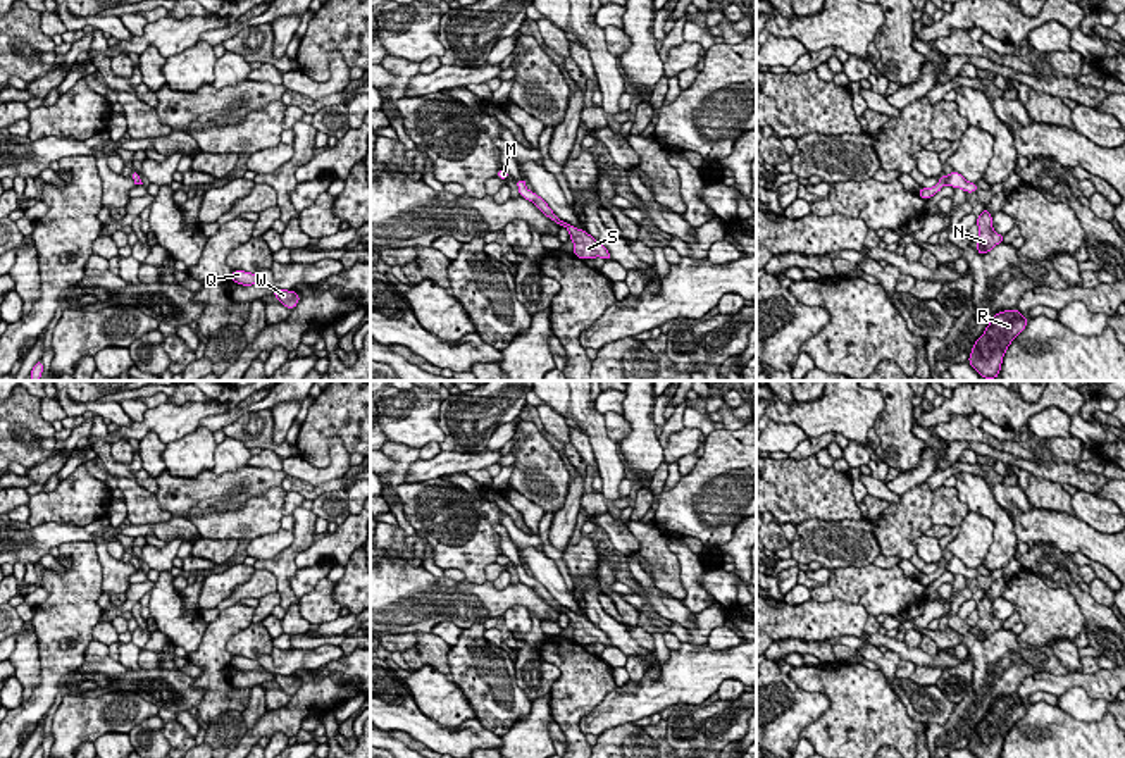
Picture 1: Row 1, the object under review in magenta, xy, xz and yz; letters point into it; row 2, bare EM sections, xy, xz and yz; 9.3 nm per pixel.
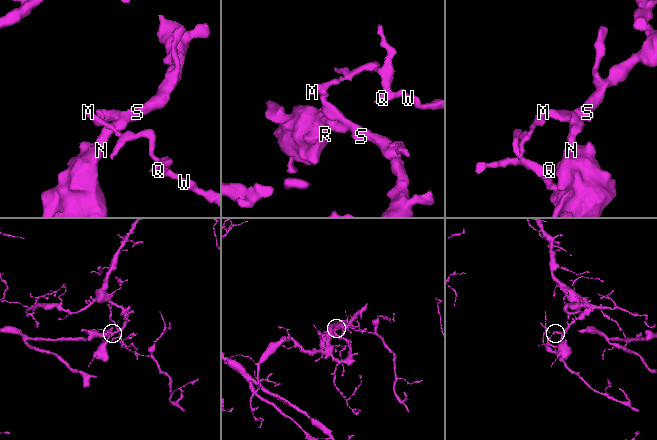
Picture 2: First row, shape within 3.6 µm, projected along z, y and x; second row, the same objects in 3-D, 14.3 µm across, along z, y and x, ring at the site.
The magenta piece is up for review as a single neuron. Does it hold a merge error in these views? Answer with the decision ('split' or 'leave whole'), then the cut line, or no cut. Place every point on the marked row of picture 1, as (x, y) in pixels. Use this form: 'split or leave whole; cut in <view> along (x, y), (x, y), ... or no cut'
split; cut in yz along (946, 178), (944, 183)

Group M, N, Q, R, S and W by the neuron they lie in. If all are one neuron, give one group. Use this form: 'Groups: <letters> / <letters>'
Groups: M Q W / N R S

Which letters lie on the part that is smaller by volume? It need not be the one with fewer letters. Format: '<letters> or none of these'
M, Q, W

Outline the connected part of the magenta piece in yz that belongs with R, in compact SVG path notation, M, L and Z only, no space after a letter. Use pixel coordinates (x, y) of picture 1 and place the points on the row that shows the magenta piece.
M1016 308L998 312L984 334L975 339L968 363L984 379L998 379L1008 346L1027 327L1029 320Z

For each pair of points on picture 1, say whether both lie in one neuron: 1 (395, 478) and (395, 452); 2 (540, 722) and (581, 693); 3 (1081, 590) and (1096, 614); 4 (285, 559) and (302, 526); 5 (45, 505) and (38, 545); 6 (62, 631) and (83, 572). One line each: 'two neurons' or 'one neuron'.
1: one neuron
2: two neurons
3: one neuron
4: one neuron
5: two neurons
6: one neuron

